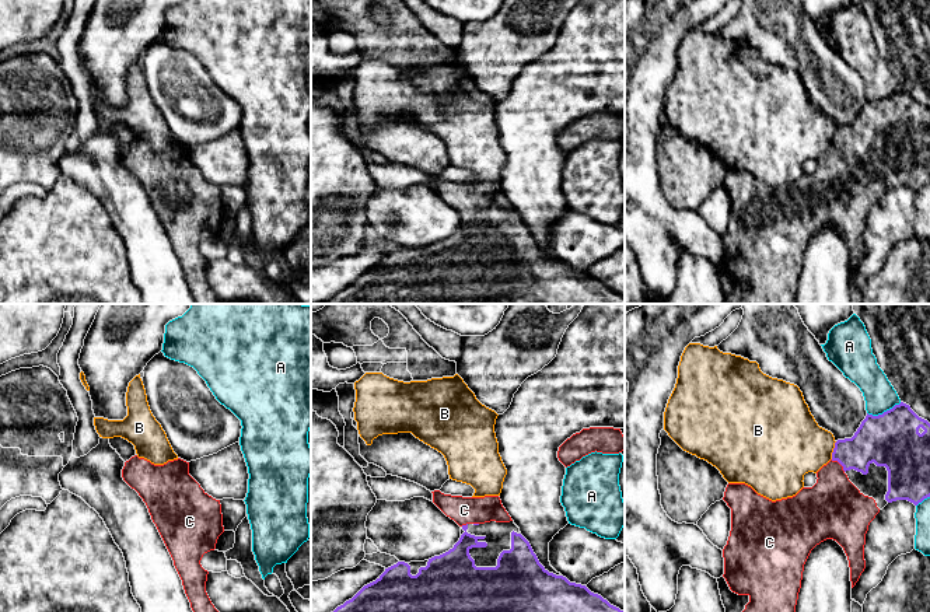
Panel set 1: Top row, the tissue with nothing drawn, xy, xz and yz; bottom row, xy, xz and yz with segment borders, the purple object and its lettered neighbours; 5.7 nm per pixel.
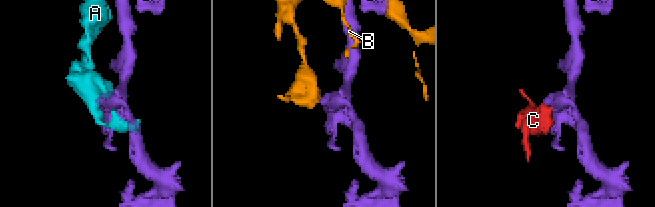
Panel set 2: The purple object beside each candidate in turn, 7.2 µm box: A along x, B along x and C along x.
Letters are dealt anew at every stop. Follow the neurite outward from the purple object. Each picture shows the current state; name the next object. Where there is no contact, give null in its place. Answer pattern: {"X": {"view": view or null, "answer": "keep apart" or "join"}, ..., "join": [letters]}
{"A": {"view": "yz", "answer": "keep apart"}, "B": {"view": "yz", "answer": "keep apart"}, "C": {"view": "yz", "answer": "join"}, "join": ["C"]}

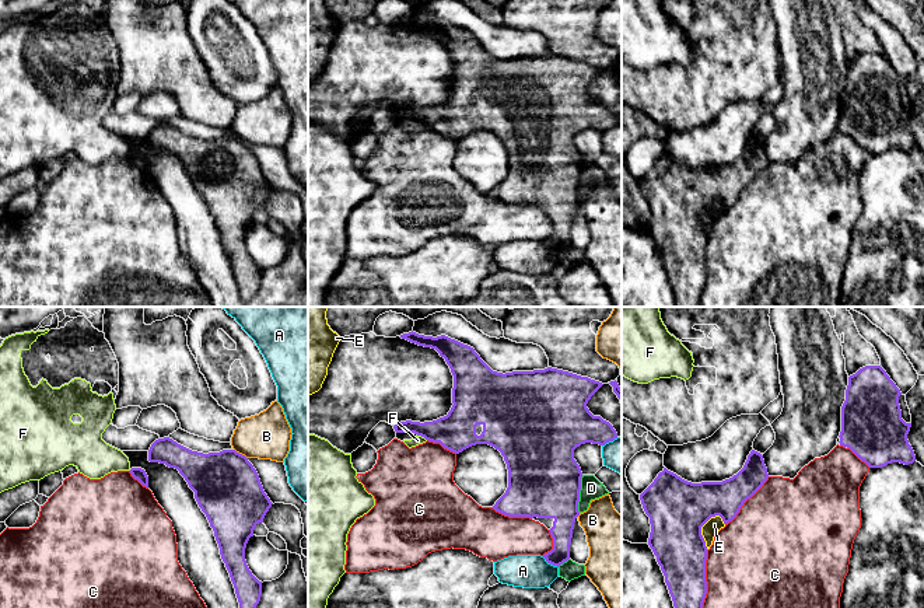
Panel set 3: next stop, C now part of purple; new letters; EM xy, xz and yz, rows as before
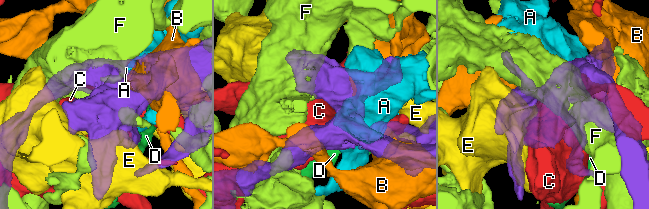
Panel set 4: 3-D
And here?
{"A": {"view": "xz", "answer": "keep apart"}, "B": {"view": "xy", "answer": "keep apart"}, "C": {"view": "yz", "answer": "keep apart"}, "D": {"view": "xz", "answer": "keep apart"}, "E": {"view": "yz", "answer": "keep apart"}, "F": {"view": "xz", "answer": "keep apart"}, "join": []}

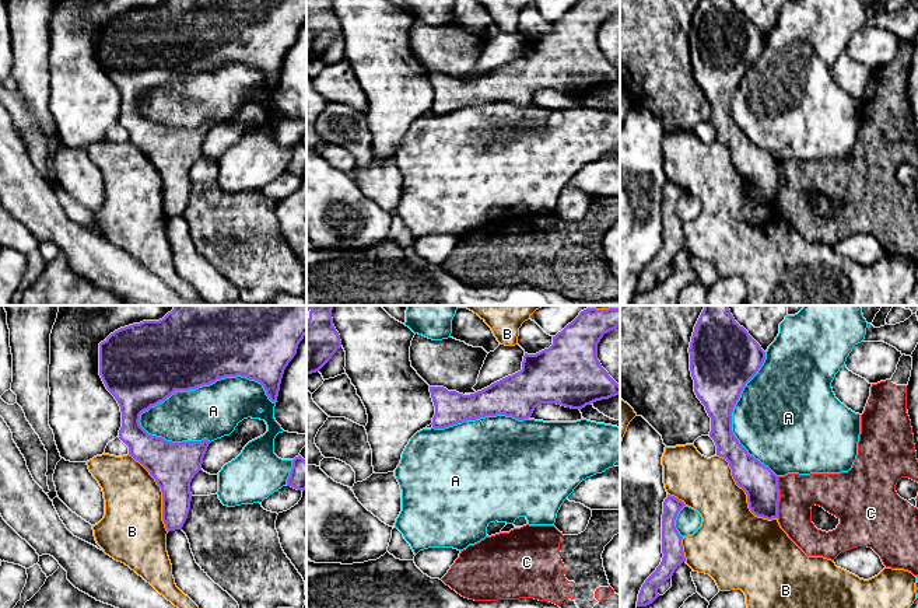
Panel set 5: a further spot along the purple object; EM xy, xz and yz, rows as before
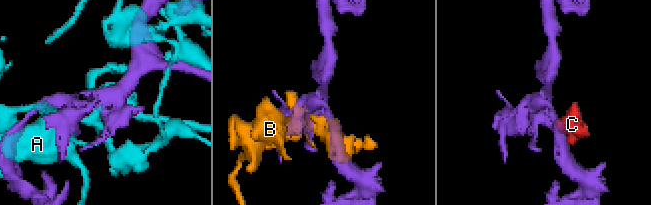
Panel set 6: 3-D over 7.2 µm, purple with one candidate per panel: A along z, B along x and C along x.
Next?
{"A": {"view": "xy", "answer": "keep apart"}, "B": {"view": "yz", "answer": "keep apart"}, "C": {"view": "yz", "answer": "keep apart"}, "join": []}

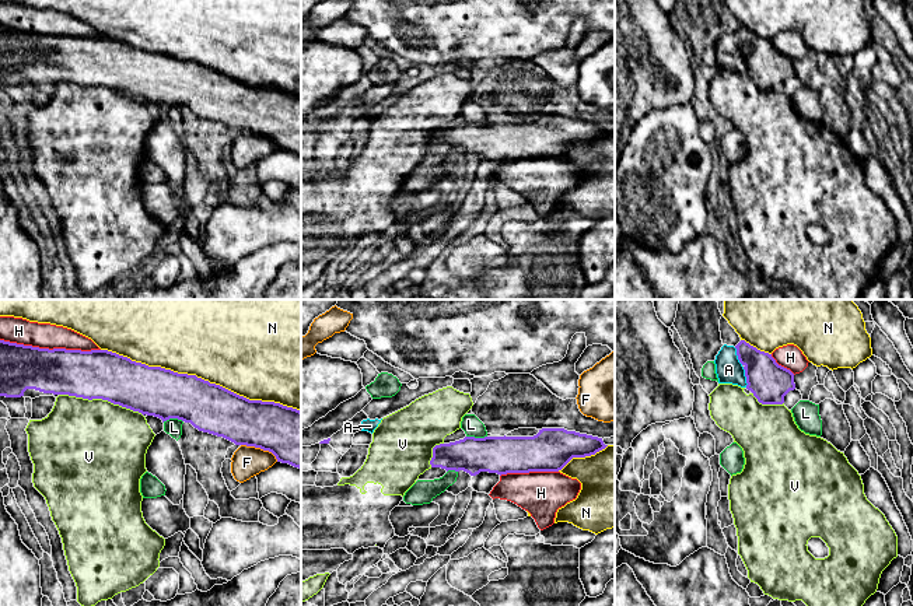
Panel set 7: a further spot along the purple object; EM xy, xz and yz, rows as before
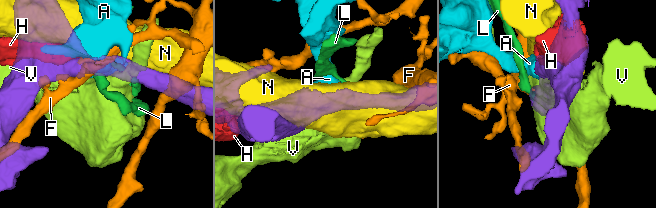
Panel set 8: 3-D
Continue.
{"A": {"view": "yz", "answer": "join"}, "F": {"view": "xy", "answer": "keep apart"}, "H": {"view": "xy", "answer": "keep apart"}, "L": {"view": "xz", "answer": "keep apart"}, "N": {"view": "xy", "answer": "keep apart"}, "V": {"view": "xy", "answer": "keep apart"}, "join": ["A"]}

